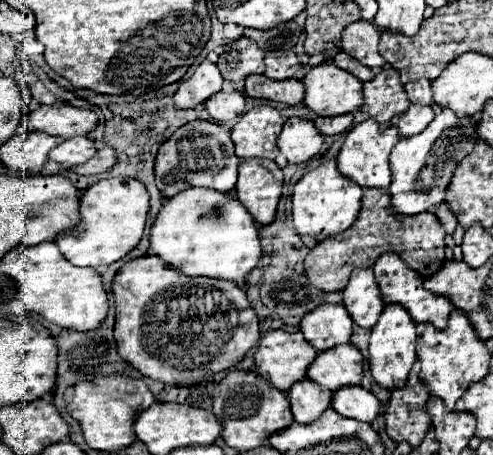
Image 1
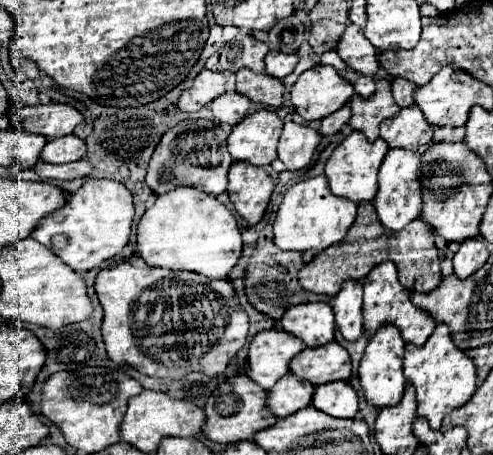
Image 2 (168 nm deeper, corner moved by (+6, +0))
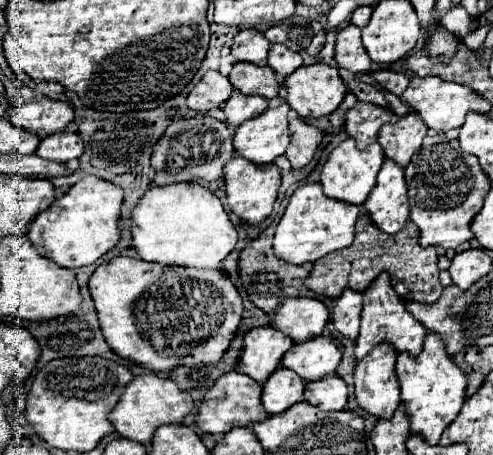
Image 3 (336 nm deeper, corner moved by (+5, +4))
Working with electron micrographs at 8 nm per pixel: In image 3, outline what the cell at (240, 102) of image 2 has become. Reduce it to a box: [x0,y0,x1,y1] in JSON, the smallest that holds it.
[222,91,268,127]

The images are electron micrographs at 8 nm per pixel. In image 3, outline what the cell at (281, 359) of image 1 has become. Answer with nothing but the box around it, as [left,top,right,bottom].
[240,327,294,383]

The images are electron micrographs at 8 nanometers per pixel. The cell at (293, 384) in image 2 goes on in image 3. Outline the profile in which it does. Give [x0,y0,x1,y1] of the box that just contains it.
[262,367,304,415]

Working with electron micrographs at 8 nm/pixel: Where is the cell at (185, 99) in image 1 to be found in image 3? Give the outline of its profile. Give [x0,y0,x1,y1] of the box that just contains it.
[186,71,232,111]

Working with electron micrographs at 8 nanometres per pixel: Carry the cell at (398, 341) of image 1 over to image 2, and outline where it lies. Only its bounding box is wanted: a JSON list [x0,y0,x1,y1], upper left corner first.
[359,325,405,407]

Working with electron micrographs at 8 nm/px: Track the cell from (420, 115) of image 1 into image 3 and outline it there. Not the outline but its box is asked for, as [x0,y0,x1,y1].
[378,113,428,167]

